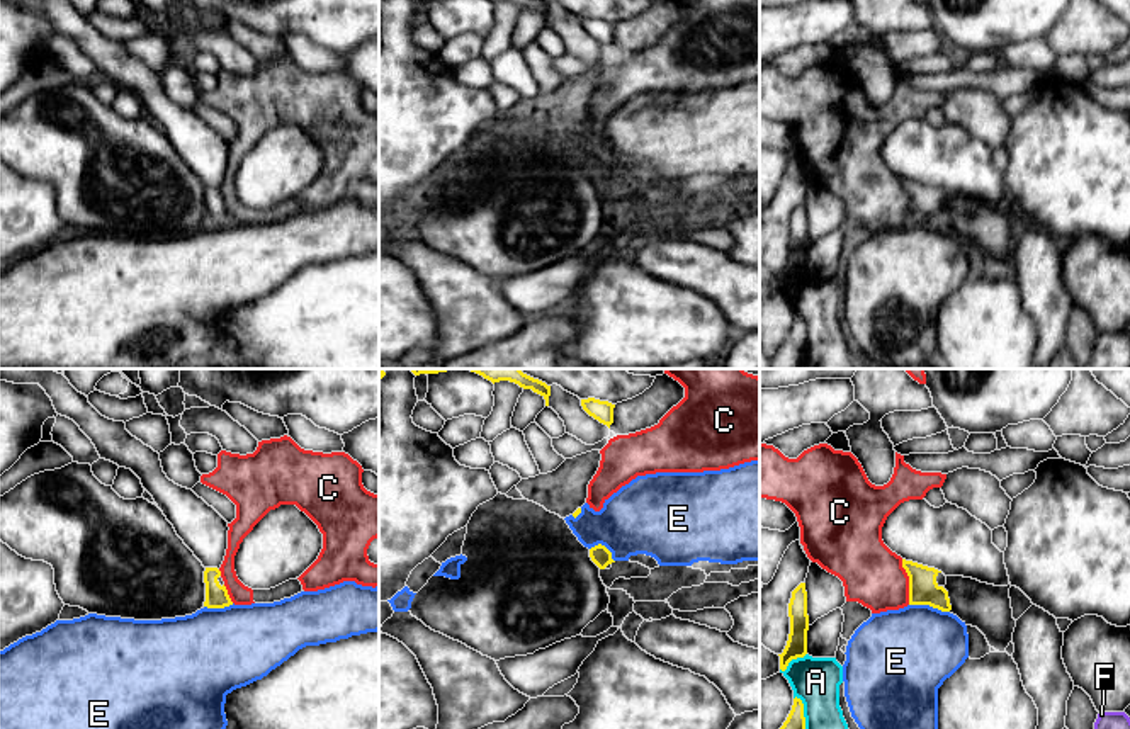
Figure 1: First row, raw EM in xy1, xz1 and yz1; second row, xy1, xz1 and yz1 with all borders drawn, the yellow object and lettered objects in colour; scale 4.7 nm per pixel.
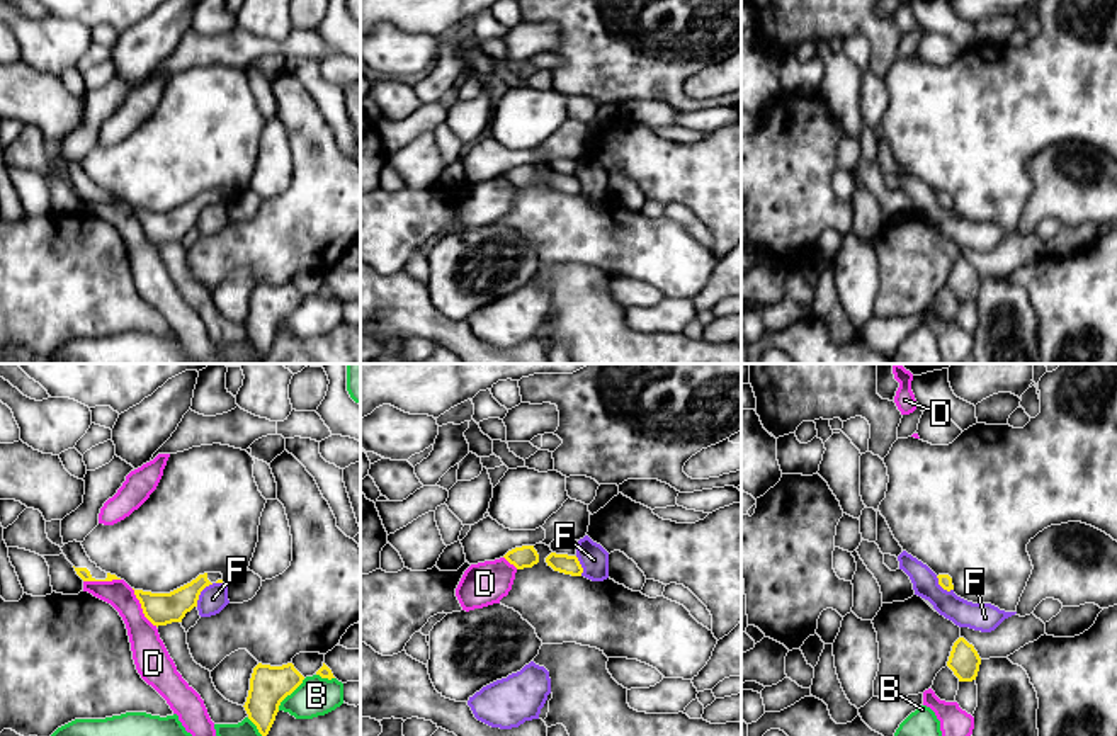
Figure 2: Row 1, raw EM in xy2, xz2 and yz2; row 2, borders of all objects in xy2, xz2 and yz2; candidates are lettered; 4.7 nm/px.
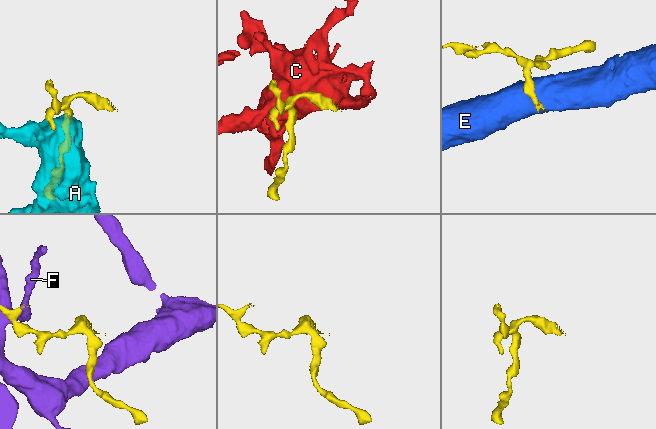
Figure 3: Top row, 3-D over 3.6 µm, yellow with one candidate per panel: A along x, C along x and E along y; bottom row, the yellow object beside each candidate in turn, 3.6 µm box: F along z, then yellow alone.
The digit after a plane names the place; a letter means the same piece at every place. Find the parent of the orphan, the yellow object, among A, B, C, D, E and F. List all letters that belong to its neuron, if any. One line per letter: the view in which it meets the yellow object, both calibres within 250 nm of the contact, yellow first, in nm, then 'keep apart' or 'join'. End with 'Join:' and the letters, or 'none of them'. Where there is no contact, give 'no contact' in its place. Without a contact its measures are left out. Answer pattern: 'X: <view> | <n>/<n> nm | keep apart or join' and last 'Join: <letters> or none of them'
A: yz1 | 140/260 nm | keep apart
B: xy2 | 190/180 nm | keep apart
C: yz1 | 140/300 nm | keep apart
D: xy2 | 160/160 nm | keep apart
E: yz1 | 140/420 nm | keep apart
F: xy2 | 160/140 nm | keep apart
Join: none of them

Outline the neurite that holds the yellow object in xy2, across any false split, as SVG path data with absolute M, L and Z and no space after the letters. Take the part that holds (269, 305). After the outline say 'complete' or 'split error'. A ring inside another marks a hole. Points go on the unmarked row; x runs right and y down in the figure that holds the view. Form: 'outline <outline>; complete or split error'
outline M258 282L253 287L248 316L243 326L262 357L269 354L281 321L291 314L303 299L304 296L292 282L282 286Z; complete

